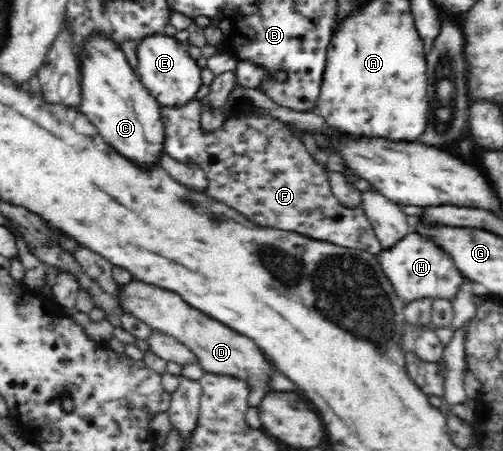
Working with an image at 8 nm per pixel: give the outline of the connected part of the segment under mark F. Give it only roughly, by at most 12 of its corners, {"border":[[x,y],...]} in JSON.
{"border":[[194,98],[162,107],[164,152],[260,226],[380,253],[361,203],[288,125]]}

